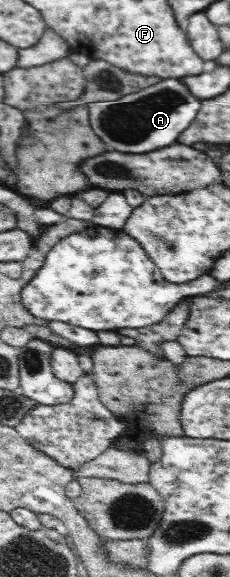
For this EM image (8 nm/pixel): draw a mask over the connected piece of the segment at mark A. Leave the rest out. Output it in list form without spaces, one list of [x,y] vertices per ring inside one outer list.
[[[160,79],[156,85],[137,91],[130,95],[120,97],[114,101],[98,101],[89,103],[90,125],[98,137],[106,142],[108,151],[120,151],[122,153],[150,153],[162,147],[168,147],[176,143],[179,135],[194,121],[198,107],[201,107],[201,99],[192,95],[192,91],[182,82],[182,79],[165,81]]]

